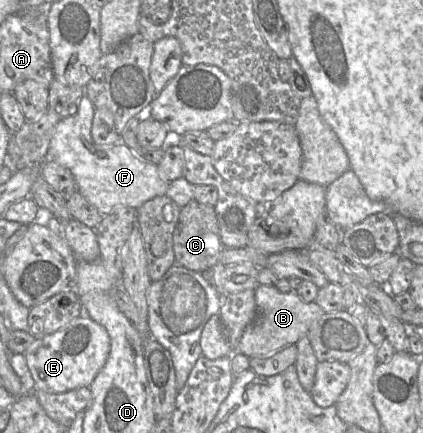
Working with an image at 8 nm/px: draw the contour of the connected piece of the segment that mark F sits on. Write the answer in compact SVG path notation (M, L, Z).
M82 96L75 115L60 119L49 146L49 156L73 174L78 191L103 216L123 207L139 208L146 201L166 195L169 182L163 181L157 165L135 155L121 140L115 144L97 144L91 135L94 105Z

